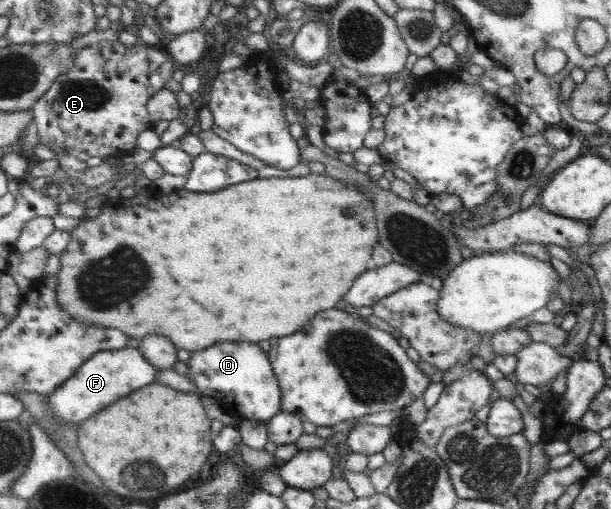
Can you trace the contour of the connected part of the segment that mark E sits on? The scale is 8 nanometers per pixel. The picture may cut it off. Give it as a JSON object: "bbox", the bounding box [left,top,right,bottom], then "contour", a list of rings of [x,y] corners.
{"bbox":[30,41,178,161],"contour":[[[101,41],[96,46],[80,48],[72,69],[55,77],[48,91],[36,100],[30,109],[33,121],[38,129],[40,143],[46,145],[56,154],[73,155],[80,161],[89,157],[122,158],[136,148],[136,138],[140,131],[154,128],[147,110],[147,101],[164,88],[165,82],[171,80],[172,73],[178,69],[178,63],[161,50],[148,46],[142,41],[132,47],[124,46],[119,41]]]}

